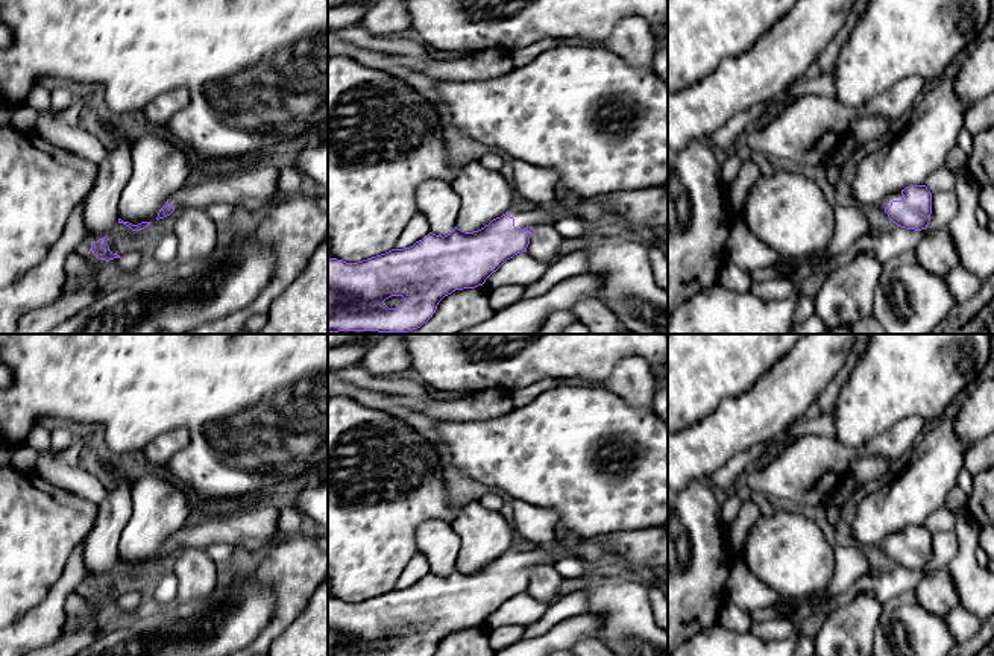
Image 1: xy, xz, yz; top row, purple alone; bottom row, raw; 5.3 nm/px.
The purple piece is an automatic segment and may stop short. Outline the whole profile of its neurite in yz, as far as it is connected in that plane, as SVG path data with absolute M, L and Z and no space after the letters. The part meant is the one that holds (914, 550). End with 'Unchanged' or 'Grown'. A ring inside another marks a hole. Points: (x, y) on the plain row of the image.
M909 525L885 539L885 553L897 566L926 569L932 554L932 533L926 525Z. Grown

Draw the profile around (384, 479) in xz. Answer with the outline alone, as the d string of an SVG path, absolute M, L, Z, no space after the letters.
M344 396L328 398L328 583L334 598L358 603L395 589L405 565L420 553L417 527L429 519L454 519L458 500L448 494L443 454L395 416Z

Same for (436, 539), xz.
M423 521L417 527L416 544L433 574L445 577L457 566L460 538L448 521Z

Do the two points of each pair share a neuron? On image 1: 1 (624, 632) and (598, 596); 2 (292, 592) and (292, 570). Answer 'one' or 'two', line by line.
1: one
2: one

